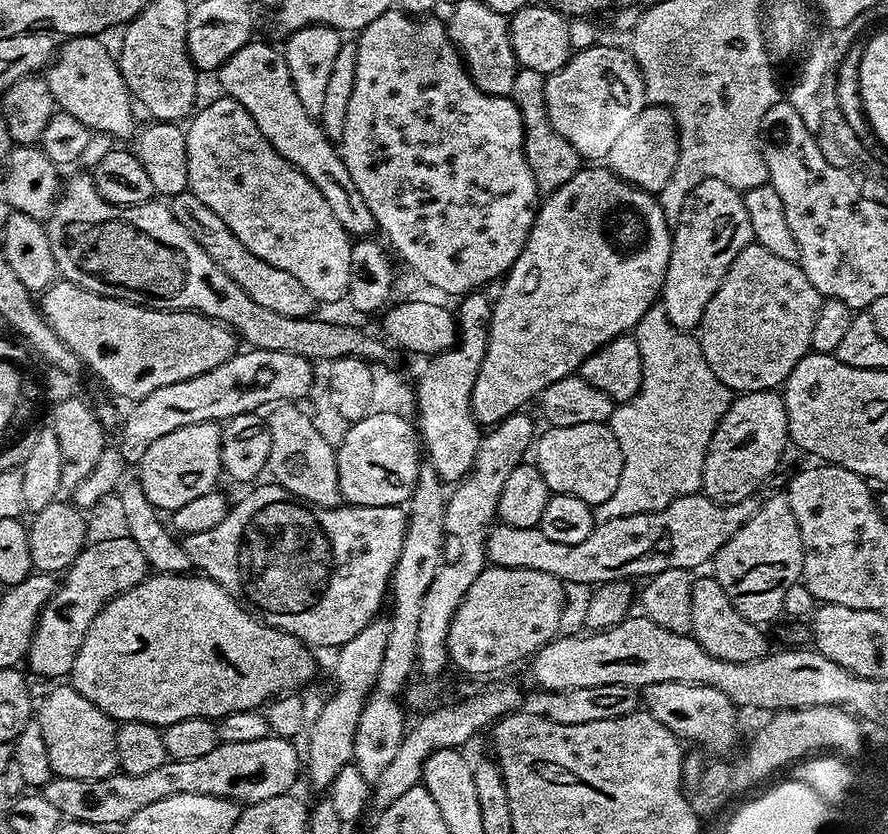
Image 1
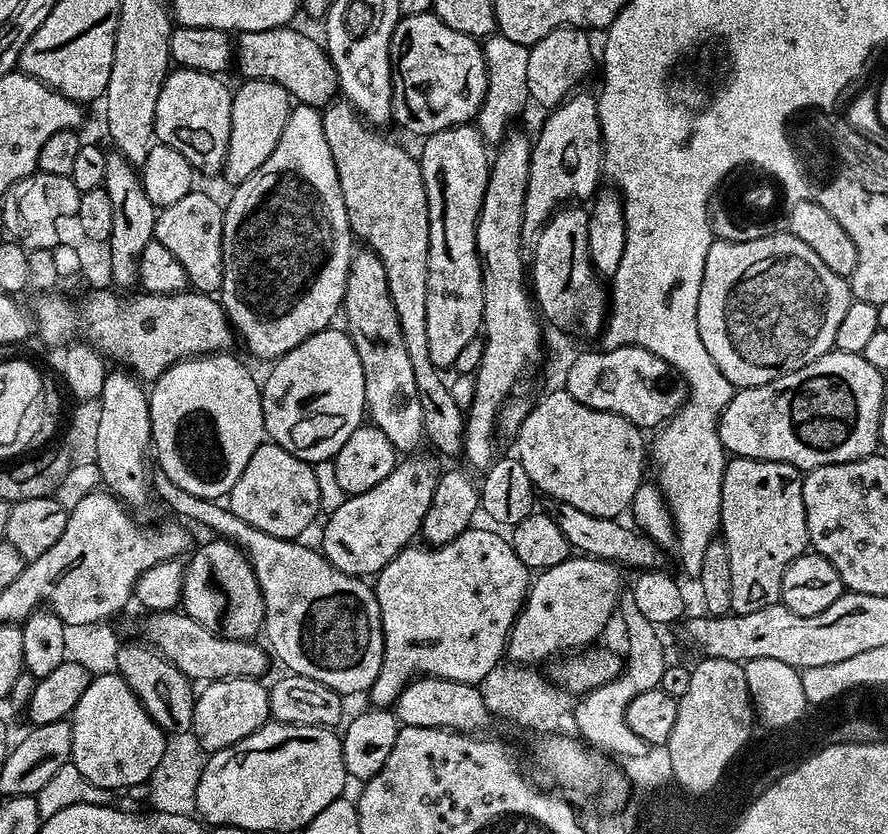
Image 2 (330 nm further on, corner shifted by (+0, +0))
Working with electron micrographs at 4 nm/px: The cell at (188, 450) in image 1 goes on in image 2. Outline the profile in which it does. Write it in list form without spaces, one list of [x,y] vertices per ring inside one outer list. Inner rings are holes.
[[[222,351],[179,360],[154,381],[148,392],[152,448],[155,463],[156,460],[160,463],[157,464],[159,471],[164,472],[174,486],[182,486],[186,494],[194,494],[203,500],[227,497],[242,470],[246,470],[246,462],[250,462],[254,450],[266,440],[261,385],[238,357],[228,355],[232,354]]]

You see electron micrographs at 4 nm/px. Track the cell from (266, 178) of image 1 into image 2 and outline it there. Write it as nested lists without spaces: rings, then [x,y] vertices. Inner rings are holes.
[[[244,80],[241,85],[241,88],[237,87],[232,94],[230,142],[222,169],[222,176],[225,176],[230,182],[229,185],[232,186],[241,184],[243,180],[250,178],[250,174],[254,174],[254,170],[258,170],[258,166],[262,166],[262,162],[266,162],[266,158],[270,158],[270,154],[274,154],[274,146],[278,146],[278,138],[282,138],[282,126],[286,126],[286,118],[291,114],[294,107],[294,101],[287,90],[274,82],[269,80]]]

